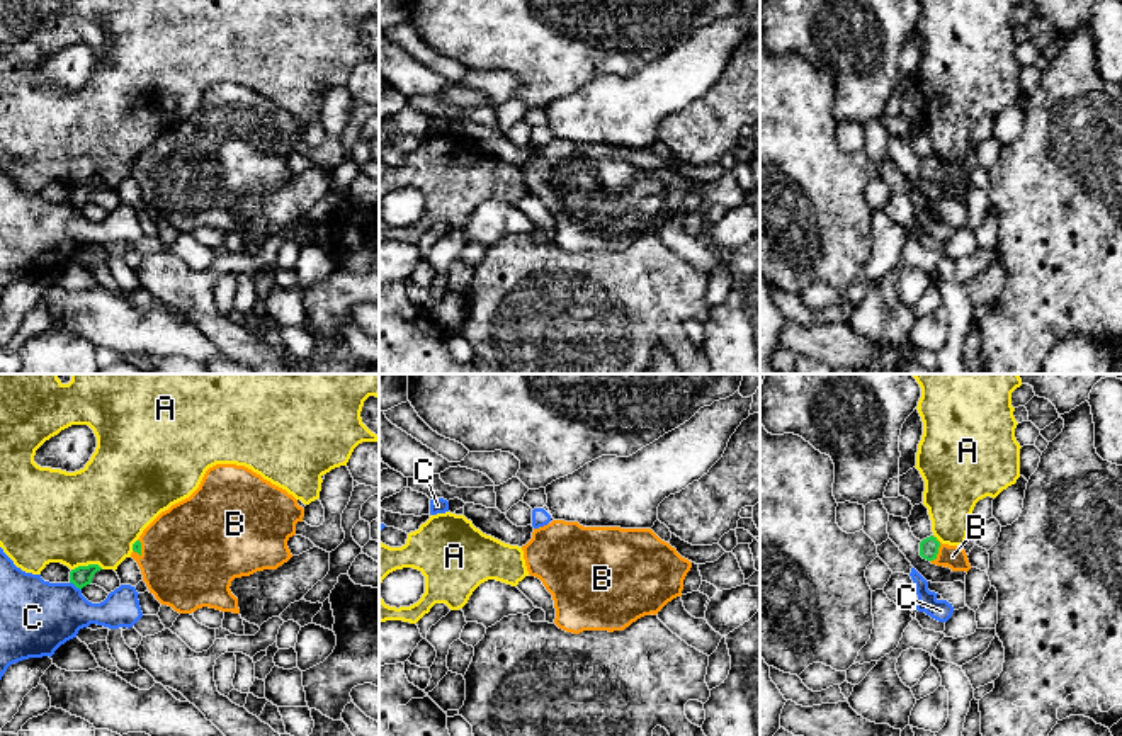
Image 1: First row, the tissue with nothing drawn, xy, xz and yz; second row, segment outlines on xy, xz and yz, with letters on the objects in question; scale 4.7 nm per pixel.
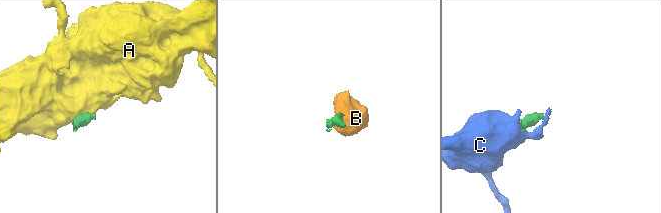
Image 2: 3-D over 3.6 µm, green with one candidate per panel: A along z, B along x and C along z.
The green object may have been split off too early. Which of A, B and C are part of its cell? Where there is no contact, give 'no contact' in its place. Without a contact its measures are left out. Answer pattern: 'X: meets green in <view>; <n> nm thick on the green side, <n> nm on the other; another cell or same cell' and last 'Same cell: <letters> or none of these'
A: meets green in xy; 100 nm thick on the green side, 460 nm on the other; another cell
B: meets green in yz; 100 nm thick on the green side, 110 nm on the other; same cell
C: meets green in xy; 100 nm thick on the green side, 360 nm on the other; another cell
Same cell: B

